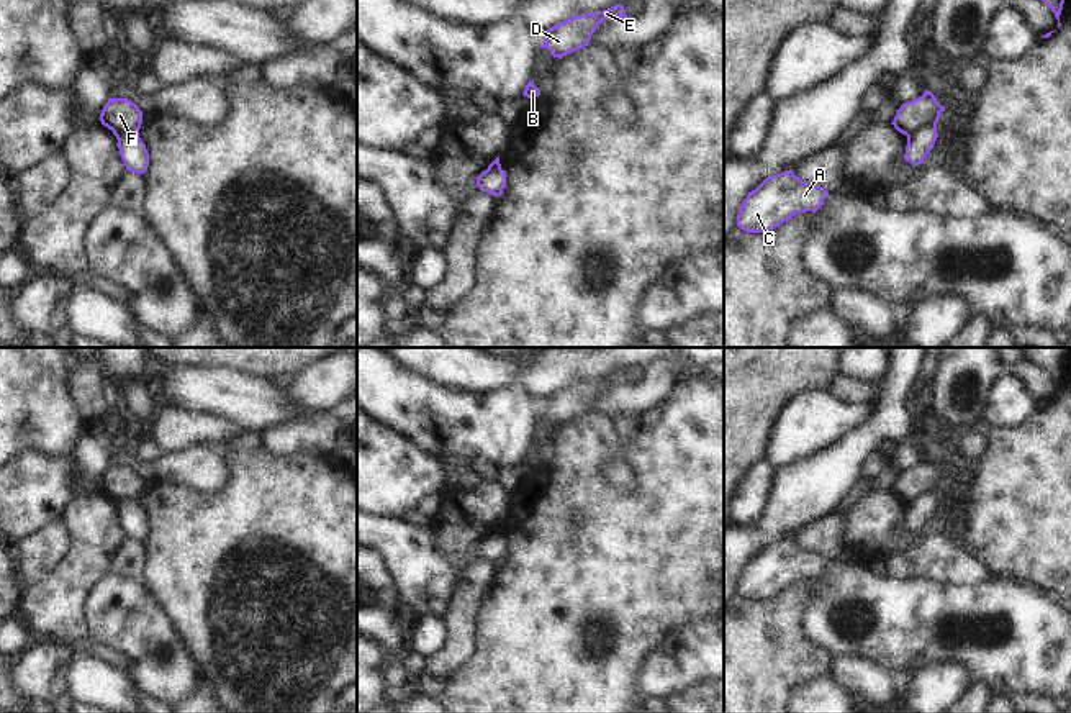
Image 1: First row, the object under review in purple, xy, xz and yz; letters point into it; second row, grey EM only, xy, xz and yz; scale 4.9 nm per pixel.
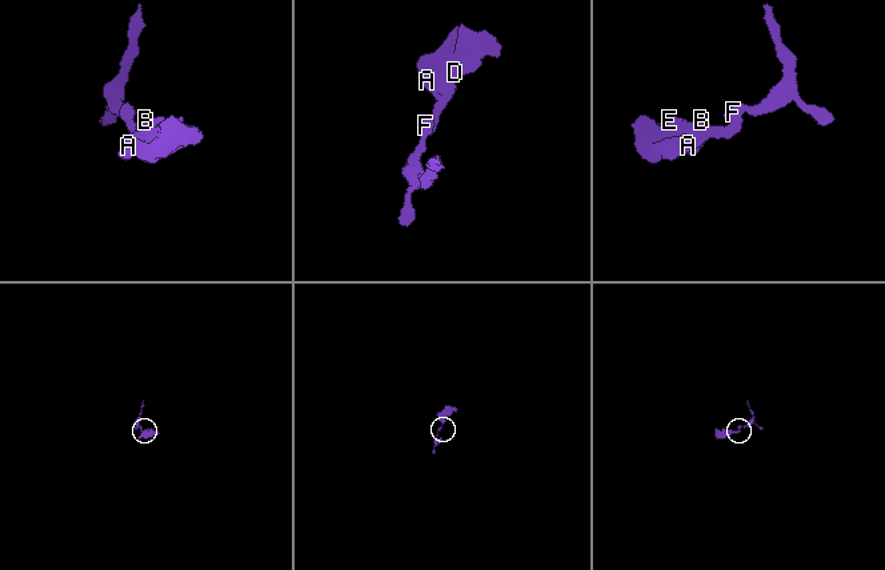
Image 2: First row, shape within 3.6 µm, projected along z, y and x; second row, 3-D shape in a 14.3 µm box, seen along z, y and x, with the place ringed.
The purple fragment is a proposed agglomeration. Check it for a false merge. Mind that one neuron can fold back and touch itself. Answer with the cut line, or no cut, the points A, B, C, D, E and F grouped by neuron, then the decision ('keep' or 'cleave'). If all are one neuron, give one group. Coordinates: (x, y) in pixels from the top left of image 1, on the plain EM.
yz (935, 490), (922, 494), (908, 505) | A B C D E / F | cleave

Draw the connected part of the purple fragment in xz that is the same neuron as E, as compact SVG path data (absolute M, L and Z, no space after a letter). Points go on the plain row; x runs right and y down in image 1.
M614 372L596 380L575 382L549 395L540 415L547 415L554 425L562 426L563 423L588 413L598 392L611 385L626 387L624 372Z

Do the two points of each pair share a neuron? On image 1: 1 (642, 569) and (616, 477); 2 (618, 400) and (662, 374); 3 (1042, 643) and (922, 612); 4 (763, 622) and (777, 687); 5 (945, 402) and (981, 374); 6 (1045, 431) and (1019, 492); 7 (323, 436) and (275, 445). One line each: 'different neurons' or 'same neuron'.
1: different neurons
2: same neuron
3: same neuron
4: same neuron
5: same neuron
6: same neuron
7: same neuron

